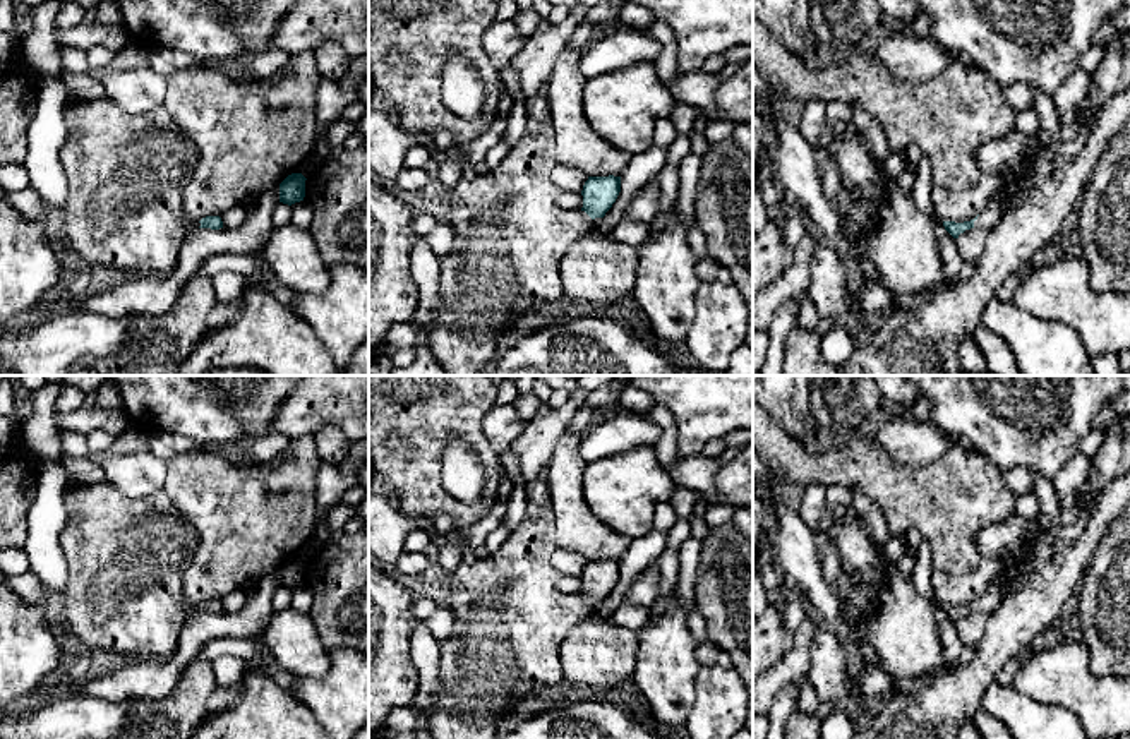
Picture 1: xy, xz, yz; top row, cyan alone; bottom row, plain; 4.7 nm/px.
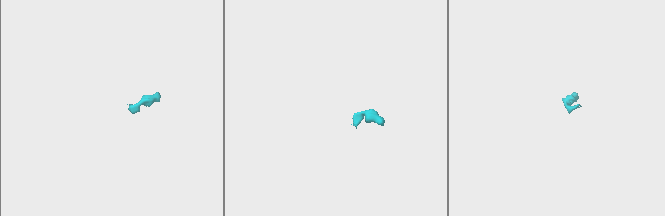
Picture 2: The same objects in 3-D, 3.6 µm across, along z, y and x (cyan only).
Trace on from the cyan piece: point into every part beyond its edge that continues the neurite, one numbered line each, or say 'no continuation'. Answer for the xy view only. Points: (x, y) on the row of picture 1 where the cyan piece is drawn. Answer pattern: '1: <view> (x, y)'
1: xy (126, 174)

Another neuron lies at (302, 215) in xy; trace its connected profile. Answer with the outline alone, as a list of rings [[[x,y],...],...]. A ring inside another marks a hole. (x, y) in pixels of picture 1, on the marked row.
[[[300,201],[292,204],[292,226],[297,226],[300,230],[310,230],[312,219],[314,213],[307,202]]]

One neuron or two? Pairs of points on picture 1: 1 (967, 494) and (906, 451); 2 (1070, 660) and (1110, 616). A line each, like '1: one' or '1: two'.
1: two
2: two

